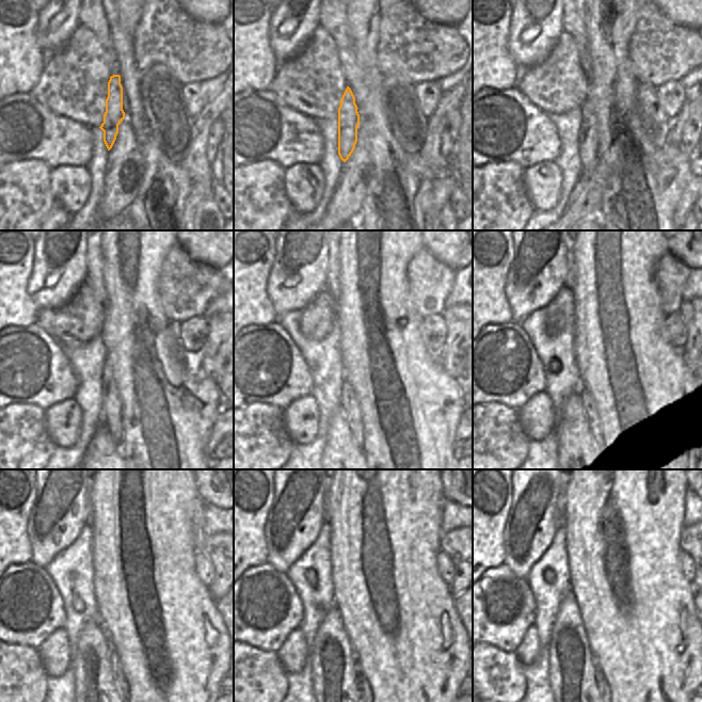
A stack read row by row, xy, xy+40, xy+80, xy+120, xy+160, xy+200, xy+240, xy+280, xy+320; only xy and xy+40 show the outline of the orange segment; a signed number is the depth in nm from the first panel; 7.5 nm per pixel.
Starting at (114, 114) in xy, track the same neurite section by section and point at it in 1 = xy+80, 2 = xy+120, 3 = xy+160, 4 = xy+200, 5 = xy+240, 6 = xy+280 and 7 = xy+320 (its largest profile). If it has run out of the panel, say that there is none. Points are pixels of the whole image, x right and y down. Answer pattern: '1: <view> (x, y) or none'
1: xy+80 (588, 140)
2: xy+120 (111, 417)
3: xy+160 (349, 403)
4: xy+200 (590, 411)
5: xy+240 (120, 679)
6: xy+280 (362, 686)
7: xy+320 (599, 681)

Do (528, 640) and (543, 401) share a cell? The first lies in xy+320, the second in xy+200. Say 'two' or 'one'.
one

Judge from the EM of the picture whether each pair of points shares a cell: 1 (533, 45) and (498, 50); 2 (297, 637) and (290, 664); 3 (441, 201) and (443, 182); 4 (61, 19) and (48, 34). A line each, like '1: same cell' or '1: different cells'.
1: different cells
2: same cell
3: same cell
4: same cell

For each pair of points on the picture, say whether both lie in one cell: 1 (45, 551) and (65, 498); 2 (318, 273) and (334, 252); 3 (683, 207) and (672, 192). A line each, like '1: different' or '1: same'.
1: same
2: different
3: different

